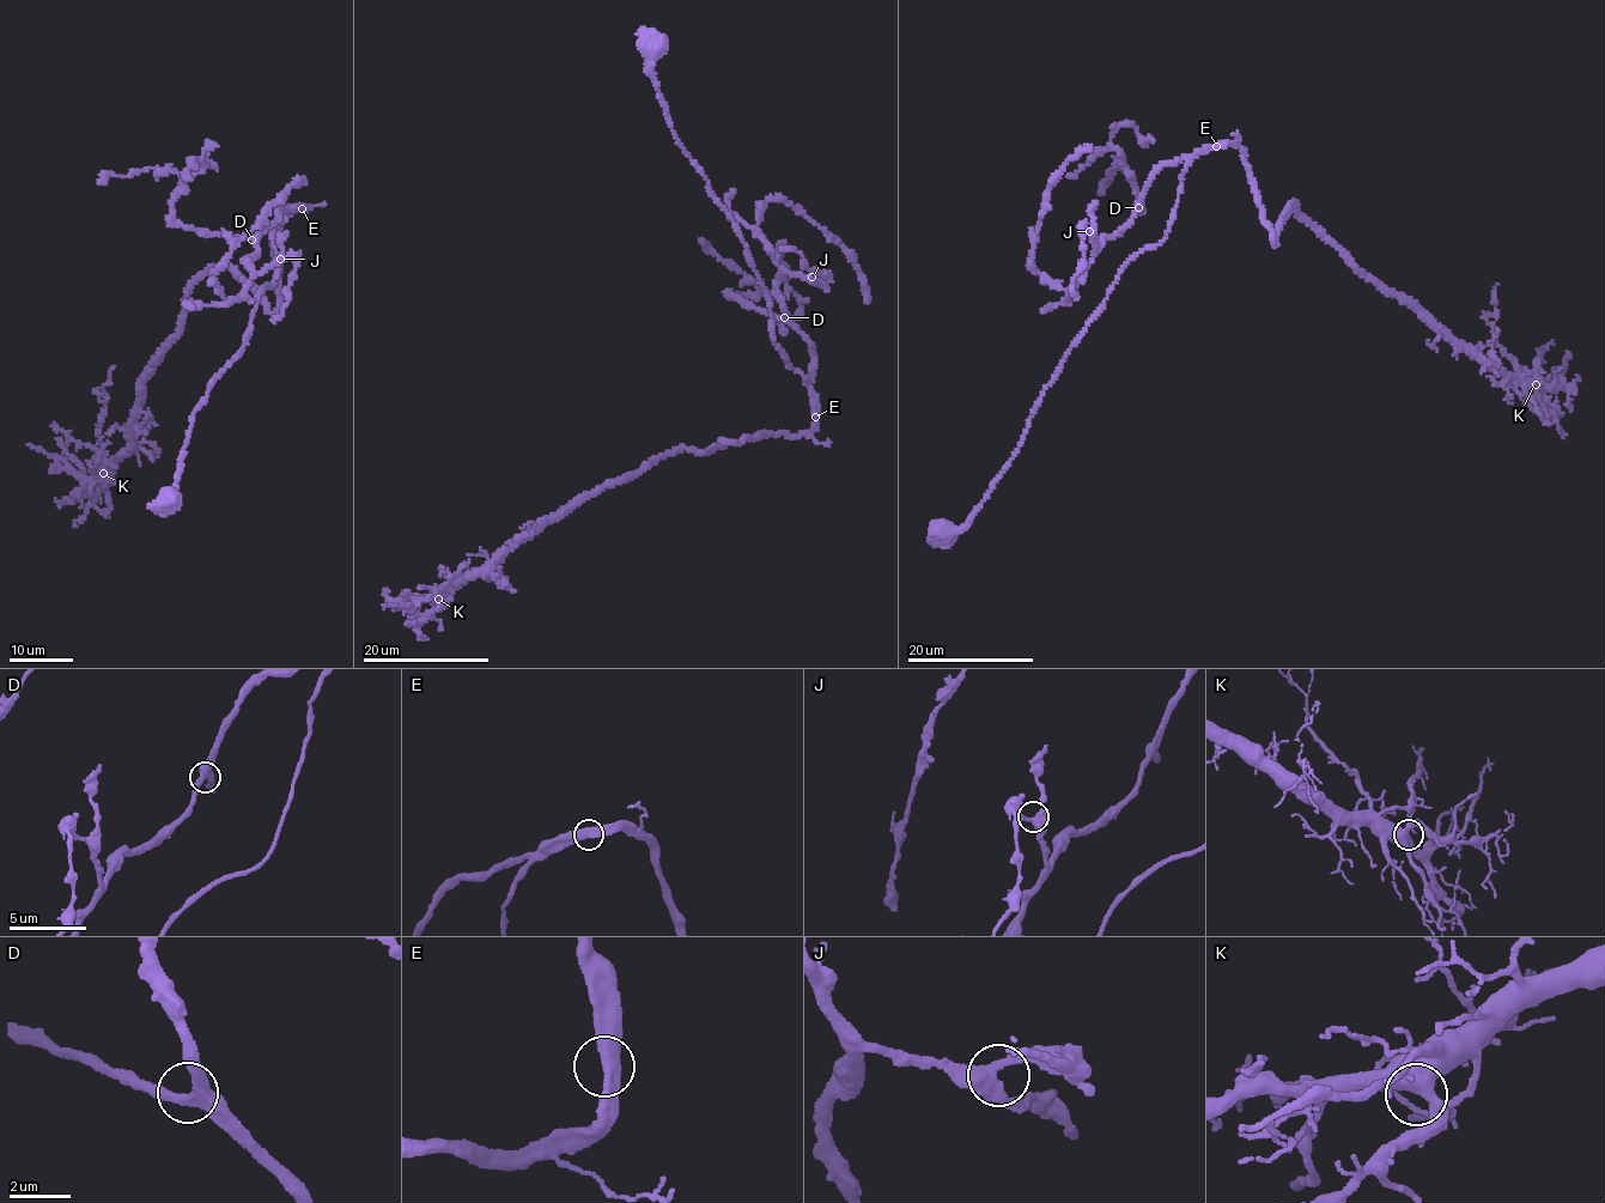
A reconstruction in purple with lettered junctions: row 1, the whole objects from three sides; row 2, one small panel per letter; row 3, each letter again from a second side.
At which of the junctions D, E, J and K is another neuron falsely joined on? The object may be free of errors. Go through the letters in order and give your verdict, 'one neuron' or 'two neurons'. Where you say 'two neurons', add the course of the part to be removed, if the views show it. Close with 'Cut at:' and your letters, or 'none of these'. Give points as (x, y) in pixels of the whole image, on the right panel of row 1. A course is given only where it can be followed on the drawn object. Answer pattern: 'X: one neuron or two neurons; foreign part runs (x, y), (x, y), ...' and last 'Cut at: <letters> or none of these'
D: one neuron
E: one neuron
J: one neuron
K: one neuron
Cut at: none of these

